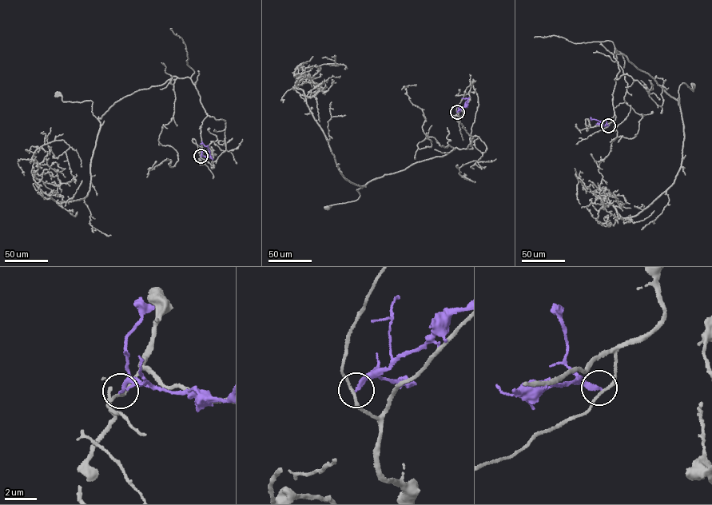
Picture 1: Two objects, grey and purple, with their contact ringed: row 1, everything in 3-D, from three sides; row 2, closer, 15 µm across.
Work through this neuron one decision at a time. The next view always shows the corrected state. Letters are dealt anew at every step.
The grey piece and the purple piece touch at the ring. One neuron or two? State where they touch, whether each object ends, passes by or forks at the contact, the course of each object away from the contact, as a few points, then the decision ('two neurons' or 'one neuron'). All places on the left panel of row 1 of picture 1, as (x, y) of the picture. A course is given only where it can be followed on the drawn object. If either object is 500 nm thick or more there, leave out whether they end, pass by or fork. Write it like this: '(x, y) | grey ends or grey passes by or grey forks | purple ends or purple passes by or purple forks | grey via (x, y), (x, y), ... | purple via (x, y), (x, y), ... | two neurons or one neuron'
(200, 156) | grey passes by | purple ends | grey via (200, 157), (207, 113), (188, 77), (134, 92), (97, 119), (91, 101), (64, 101), (57, 93) | purple via (200, 156), (208, 157), (209, 151), (207, 146), (200, 144) | two neurons

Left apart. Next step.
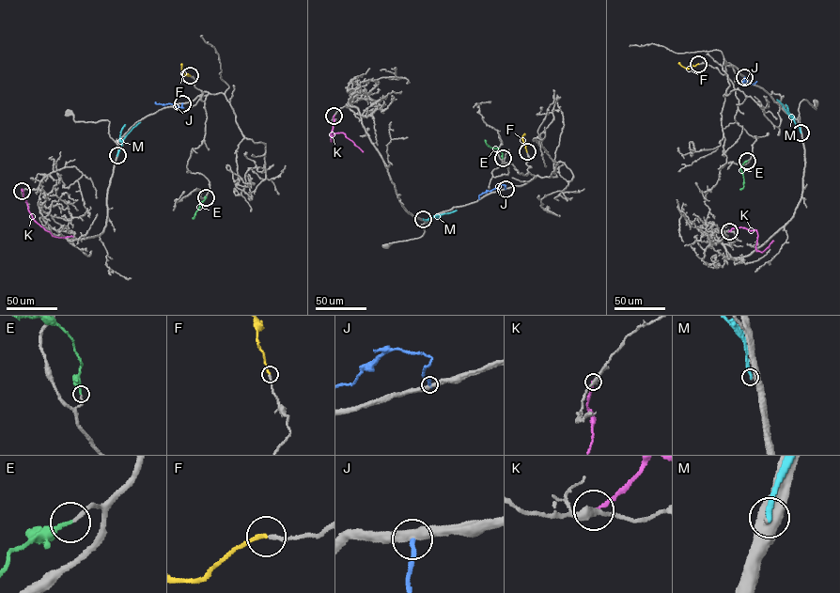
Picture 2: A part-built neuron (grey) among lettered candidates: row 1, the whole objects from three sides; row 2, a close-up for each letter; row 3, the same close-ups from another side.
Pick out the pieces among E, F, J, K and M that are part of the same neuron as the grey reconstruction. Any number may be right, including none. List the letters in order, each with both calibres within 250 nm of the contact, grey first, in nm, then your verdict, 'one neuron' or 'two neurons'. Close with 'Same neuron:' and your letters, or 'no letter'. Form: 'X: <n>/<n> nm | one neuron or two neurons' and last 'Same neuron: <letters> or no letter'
E: 170/190 nm | one neuron
F: 180/190 nm | one neuron
J: 440/220 nm | two neurons
K: 280/170 nm | two neurons
M: 440/260 nm | two neurons
Same neuron: E, F

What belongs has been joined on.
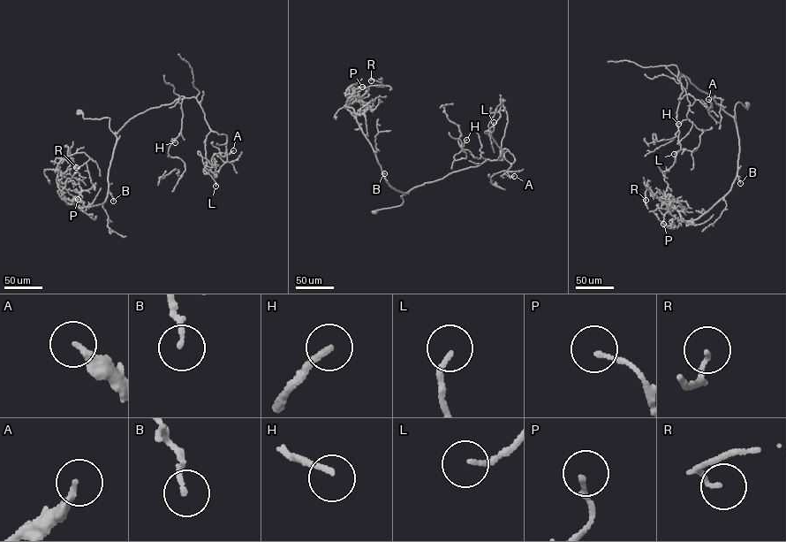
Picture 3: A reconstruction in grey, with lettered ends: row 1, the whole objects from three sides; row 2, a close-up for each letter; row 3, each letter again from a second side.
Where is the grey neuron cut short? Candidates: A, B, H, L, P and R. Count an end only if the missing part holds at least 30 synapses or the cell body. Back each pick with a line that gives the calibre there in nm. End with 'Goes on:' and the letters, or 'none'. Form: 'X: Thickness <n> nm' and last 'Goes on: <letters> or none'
H: Thickness 170 nm
Goes on: H

